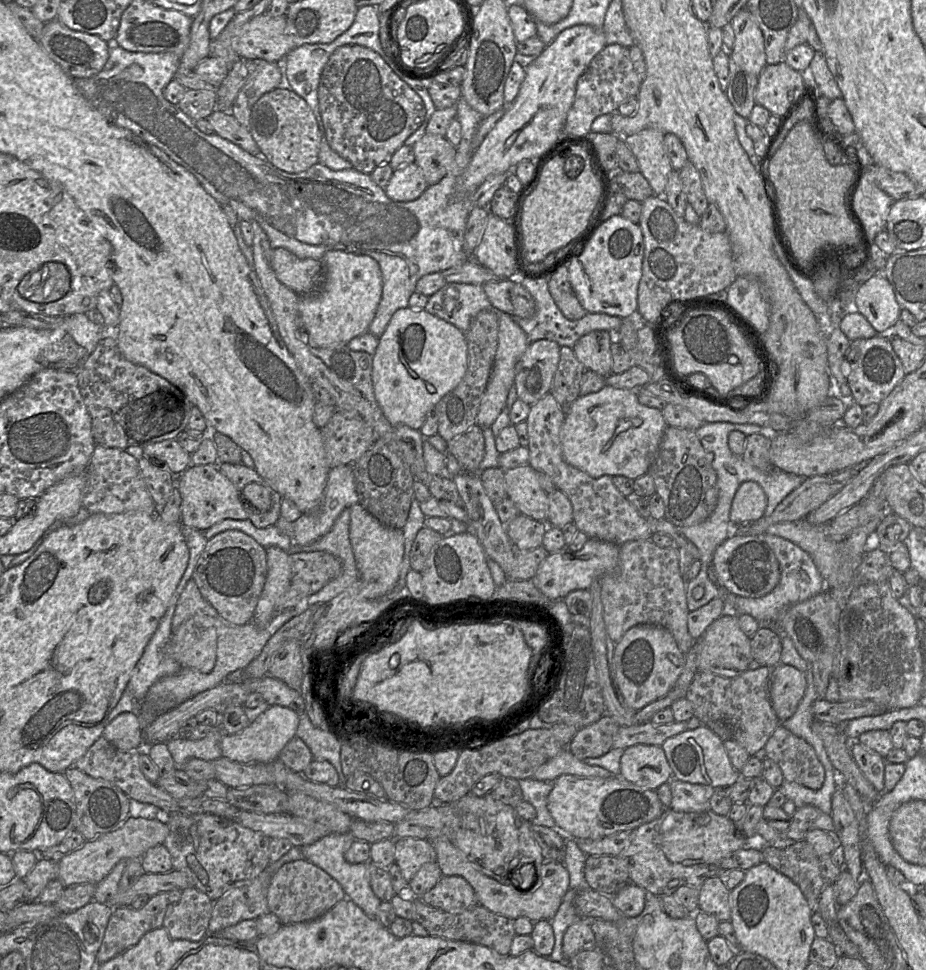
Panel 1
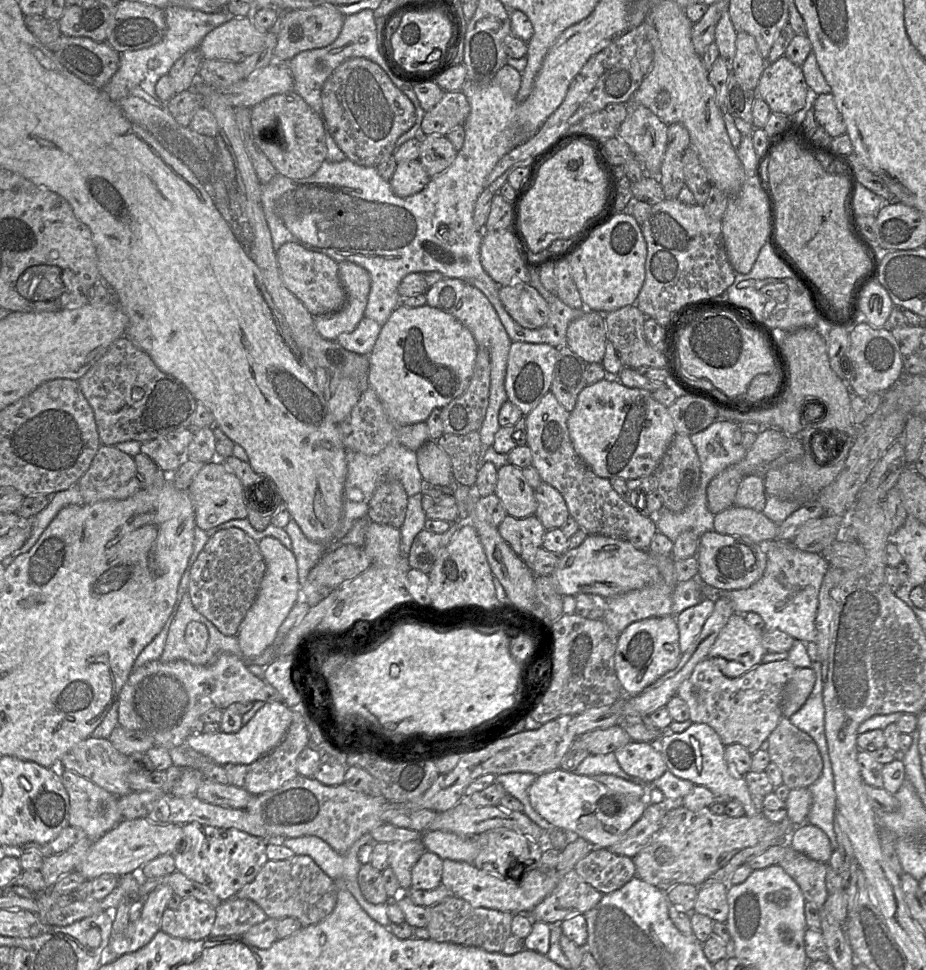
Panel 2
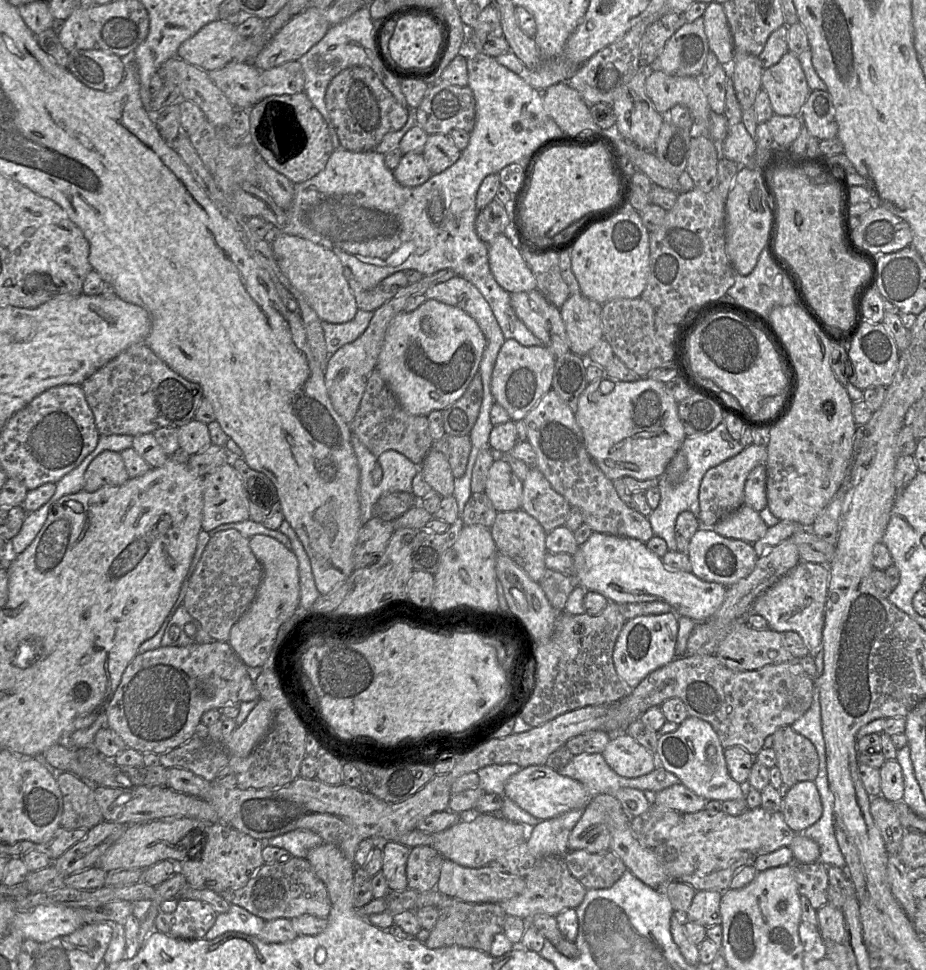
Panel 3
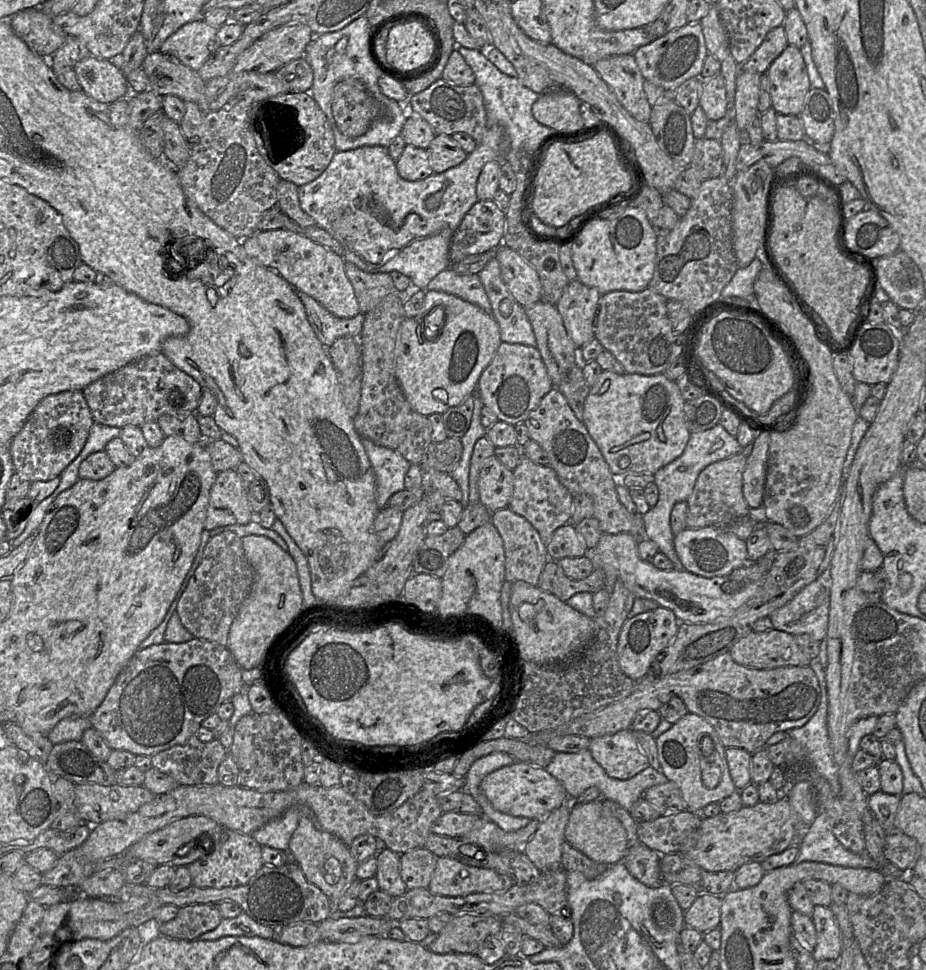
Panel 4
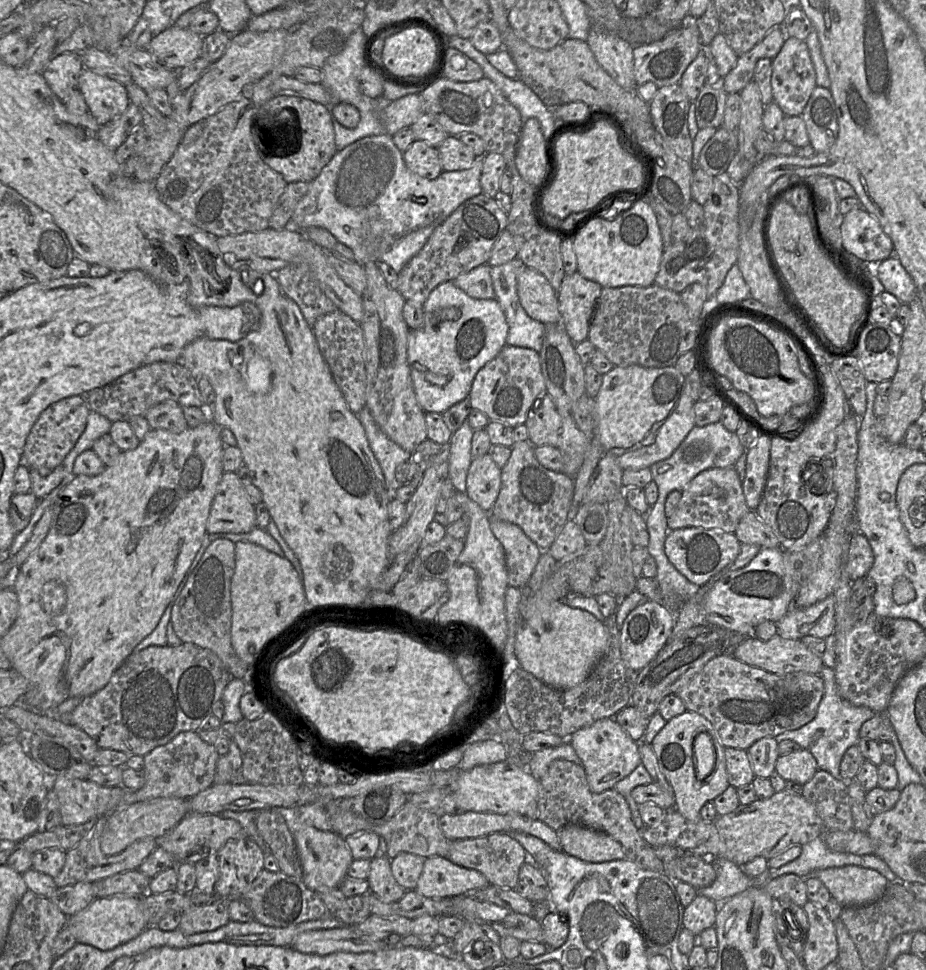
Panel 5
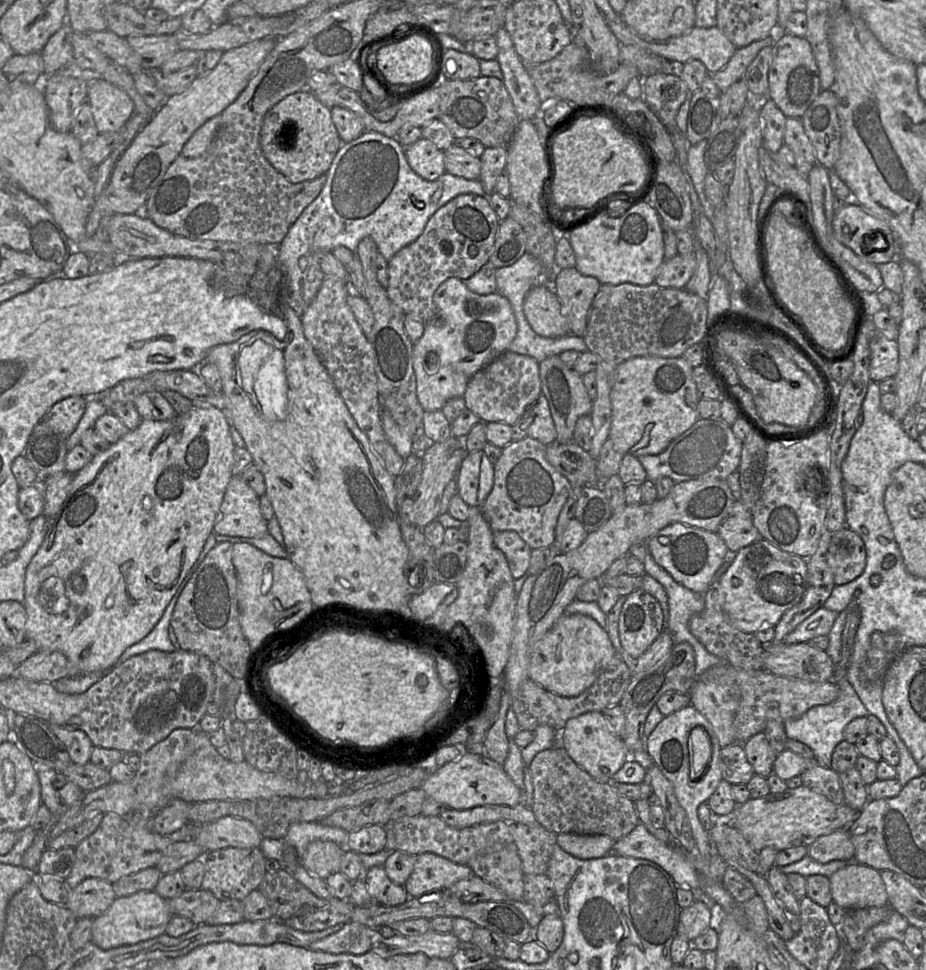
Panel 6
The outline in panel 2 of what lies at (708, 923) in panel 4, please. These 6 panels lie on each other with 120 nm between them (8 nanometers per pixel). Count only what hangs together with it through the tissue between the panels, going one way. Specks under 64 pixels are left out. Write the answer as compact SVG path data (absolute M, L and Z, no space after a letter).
M704 882L698 887L693 912L706 915L715 922L726 922L728 918L727 889L729 884Z

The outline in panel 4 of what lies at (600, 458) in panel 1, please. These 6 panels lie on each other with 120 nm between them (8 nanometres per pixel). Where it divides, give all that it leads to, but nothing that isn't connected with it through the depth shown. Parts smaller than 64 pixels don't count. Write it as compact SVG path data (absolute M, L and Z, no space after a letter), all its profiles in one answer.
M603 371L589 389L582 422L615 477L654 475L678 458L688 443L691 432L686 423L685 402L676 382L663 373L641 375Z

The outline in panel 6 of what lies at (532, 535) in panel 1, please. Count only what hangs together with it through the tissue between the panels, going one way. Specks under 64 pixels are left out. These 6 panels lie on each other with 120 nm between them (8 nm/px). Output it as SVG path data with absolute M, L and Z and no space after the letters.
M512 530L493 533L494 543L504 553L513 578L520 578L530 566L531 548Z

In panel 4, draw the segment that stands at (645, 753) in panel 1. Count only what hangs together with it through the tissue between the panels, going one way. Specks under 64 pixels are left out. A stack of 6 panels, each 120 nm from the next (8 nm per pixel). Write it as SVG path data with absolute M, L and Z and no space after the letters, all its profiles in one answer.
M630 729L592 738L588 750L608 776L619 780L630 779L649 767Z

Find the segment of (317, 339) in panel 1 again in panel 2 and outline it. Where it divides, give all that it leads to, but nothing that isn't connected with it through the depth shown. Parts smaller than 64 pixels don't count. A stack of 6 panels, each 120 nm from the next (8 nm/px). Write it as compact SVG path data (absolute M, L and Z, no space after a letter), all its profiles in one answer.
M339 262L339 274L347 295L345 305L336 312L314 317L316 330L330 341L356 329L365 317L371 289L369 272L353 262Z

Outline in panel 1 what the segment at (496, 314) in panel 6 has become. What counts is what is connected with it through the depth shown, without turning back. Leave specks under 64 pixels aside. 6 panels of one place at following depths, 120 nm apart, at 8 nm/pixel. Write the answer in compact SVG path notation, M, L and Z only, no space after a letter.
M409 306L399 309L393 314L379 338L379 344L373 354L372 381L375 398L392 426L403 424L420 430L429 410L458 386L467 367L468 347L464 332L425 309L412 309Z

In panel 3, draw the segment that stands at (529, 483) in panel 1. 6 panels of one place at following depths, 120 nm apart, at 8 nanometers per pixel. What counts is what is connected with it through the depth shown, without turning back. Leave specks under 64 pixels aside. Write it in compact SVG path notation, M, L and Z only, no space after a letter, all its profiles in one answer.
M496 460L489 468L484 493L497 512L521 509L523 481L505 460Z

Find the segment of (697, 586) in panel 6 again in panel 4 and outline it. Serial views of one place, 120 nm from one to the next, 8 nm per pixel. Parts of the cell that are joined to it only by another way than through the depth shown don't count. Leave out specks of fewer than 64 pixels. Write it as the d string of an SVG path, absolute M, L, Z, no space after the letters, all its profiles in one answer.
M686 528L674 536L674 548L684 570L706 578L728 575L749 562L746 542L726 529Z

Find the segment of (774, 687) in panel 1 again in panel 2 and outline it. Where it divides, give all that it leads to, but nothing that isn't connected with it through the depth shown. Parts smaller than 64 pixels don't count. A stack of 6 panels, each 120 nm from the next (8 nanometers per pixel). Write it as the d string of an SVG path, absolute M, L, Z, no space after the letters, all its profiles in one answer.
M796 667L784 692L782 702L782 716L784 718L789 719L803 706L812 692L814 683L815 673L812 668Z

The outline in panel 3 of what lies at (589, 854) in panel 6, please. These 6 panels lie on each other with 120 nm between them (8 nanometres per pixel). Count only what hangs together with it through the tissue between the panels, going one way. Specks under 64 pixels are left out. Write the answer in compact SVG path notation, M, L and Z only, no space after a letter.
M612 794L593 796L570 832L568 850L600 853L610 849L614 831L630 827L631 818Z

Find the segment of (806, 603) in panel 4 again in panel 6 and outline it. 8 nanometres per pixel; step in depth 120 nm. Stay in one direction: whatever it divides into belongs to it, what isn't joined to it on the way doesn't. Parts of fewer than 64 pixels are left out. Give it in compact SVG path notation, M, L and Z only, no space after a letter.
M823 606L820 607L789 633L784 642L787 644L807 643L815 637L828 636L837 614Z

